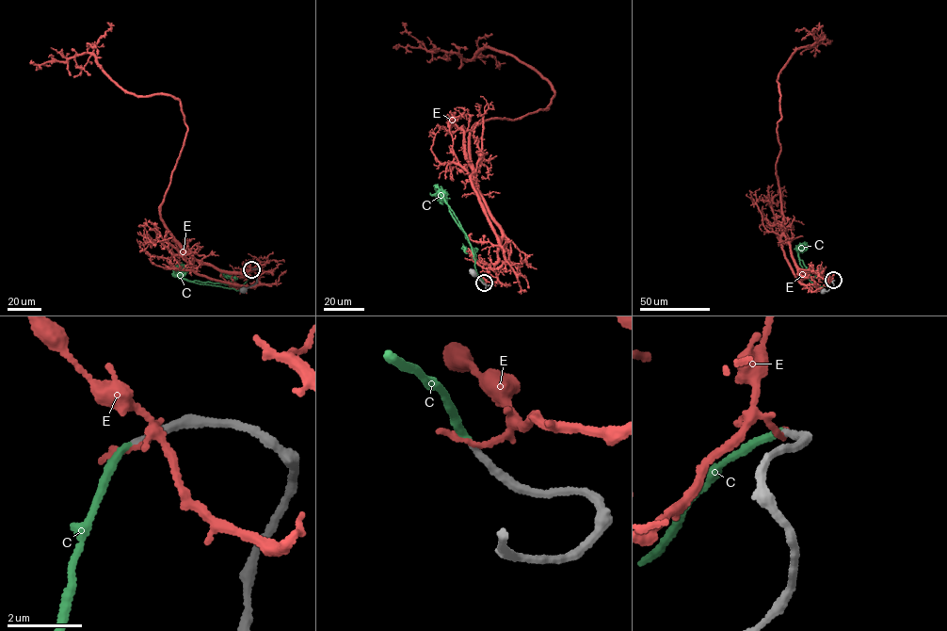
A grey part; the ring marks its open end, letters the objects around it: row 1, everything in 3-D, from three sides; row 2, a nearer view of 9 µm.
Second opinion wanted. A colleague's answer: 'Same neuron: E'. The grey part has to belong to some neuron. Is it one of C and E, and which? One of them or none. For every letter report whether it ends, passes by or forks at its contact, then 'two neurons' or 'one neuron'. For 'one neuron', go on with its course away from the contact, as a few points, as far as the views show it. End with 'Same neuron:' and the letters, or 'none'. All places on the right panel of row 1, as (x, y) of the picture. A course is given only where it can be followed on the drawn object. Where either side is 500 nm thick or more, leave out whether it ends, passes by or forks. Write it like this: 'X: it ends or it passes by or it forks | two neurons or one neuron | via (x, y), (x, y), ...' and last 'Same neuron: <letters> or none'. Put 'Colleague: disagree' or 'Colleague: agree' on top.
Colleague: disagree
C: it ends | one neuron | via (833, 280), (826, 285), (813, 286), (799, 261), (812, 277), (819, 275), (820, 266)
E: it ends | two neurons
Same neuron: C

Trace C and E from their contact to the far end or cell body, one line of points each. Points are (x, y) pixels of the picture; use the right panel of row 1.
C: (833, 280), (826, 285), (813, 286), (799, 261), (812, 277), (819, 275), (820, 266)
E: (833, 280), (827, 283), (798, 269), (783, 232), (776, 168), (779, 73), (797, 49), (818, 39), (830, 43)

